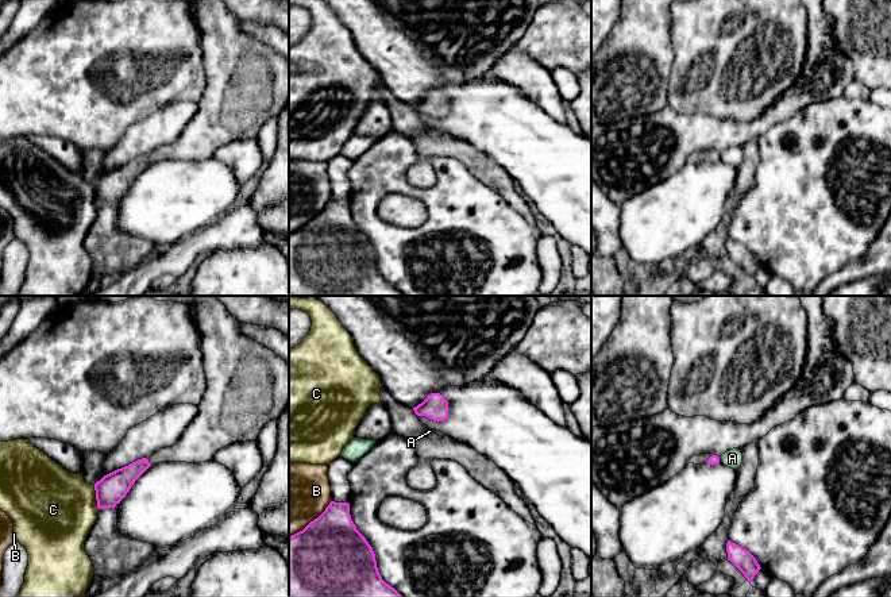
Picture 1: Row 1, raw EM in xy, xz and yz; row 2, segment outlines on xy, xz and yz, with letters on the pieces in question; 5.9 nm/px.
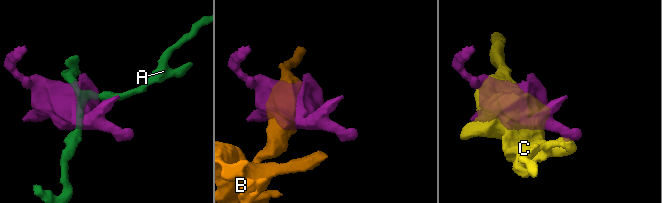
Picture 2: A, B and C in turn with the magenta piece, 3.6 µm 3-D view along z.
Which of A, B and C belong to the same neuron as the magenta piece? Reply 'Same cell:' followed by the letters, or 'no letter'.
Same cell: no letter

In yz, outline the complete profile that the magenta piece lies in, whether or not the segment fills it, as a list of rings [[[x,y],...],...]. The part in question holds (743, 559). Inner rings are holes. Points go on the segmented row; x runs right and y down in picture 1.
[[[728,540],[726,543],[728,561],[730,561],[751,582],[761,569],[756,558],[741,546]]]

